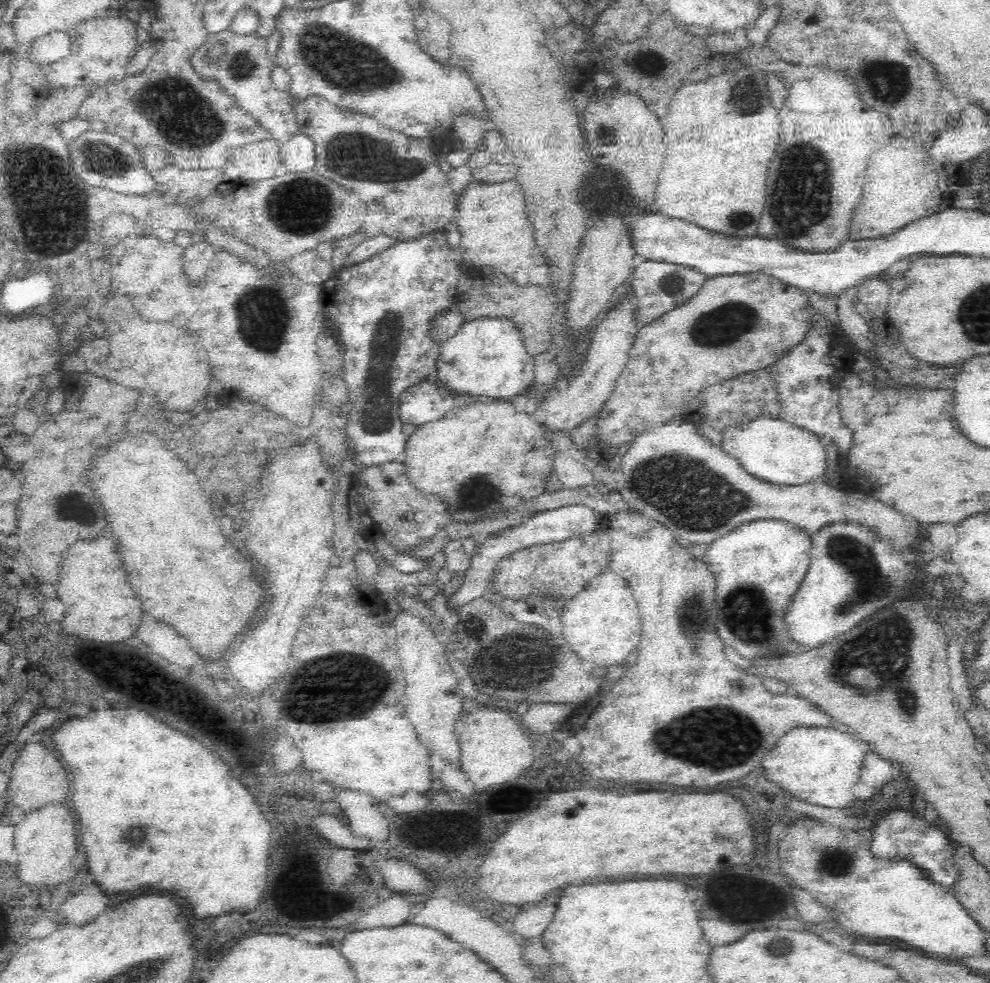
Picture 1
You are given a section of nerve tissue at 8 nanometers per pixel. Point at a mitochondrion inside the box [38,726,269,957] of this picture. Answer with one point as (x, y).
(139, 831)

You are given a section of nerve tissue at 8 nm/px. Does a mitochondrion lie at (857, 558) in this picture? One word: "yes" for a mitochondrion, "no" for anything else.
yes

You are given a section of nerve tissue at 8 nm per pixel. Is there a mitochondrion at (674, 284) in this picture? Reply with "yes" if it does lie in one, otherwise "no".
yes

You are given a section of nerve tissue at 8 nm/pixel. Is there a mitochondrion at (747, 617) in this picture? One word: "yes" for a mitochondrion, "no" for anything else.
yes

